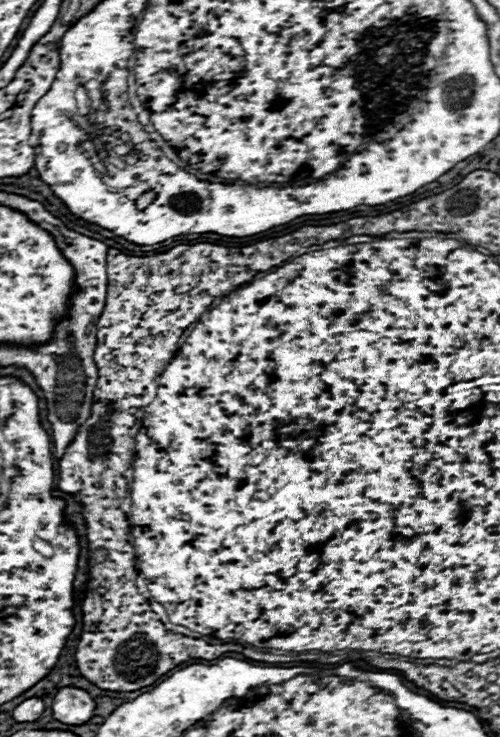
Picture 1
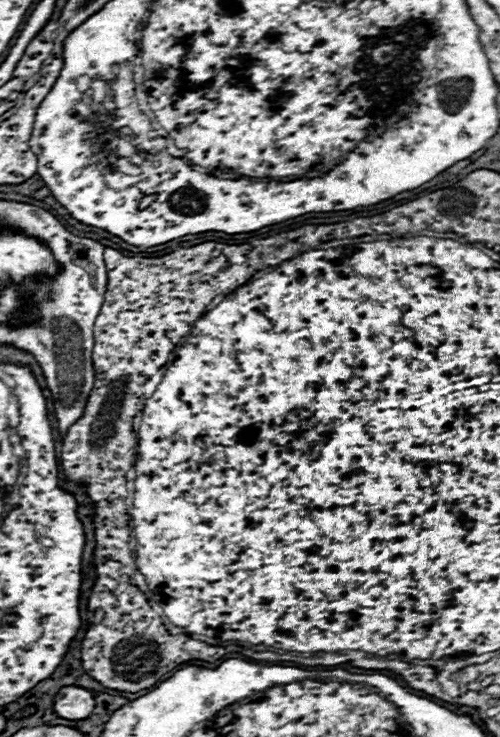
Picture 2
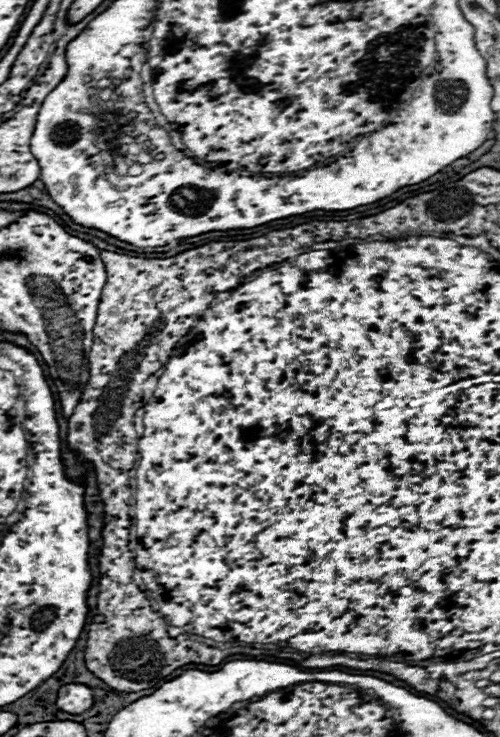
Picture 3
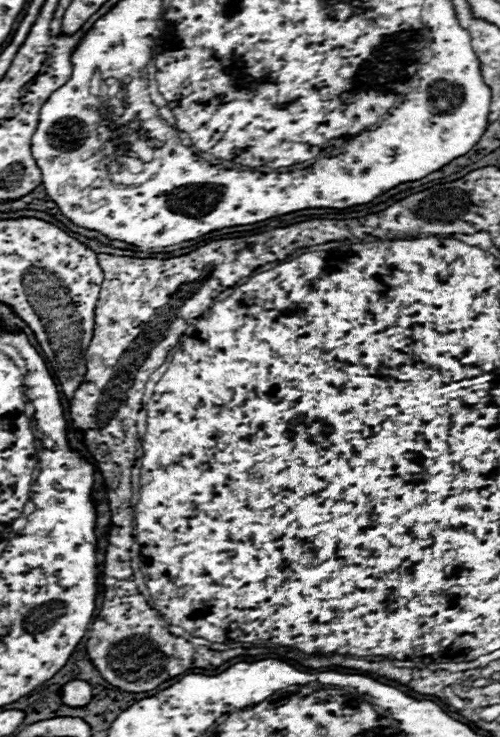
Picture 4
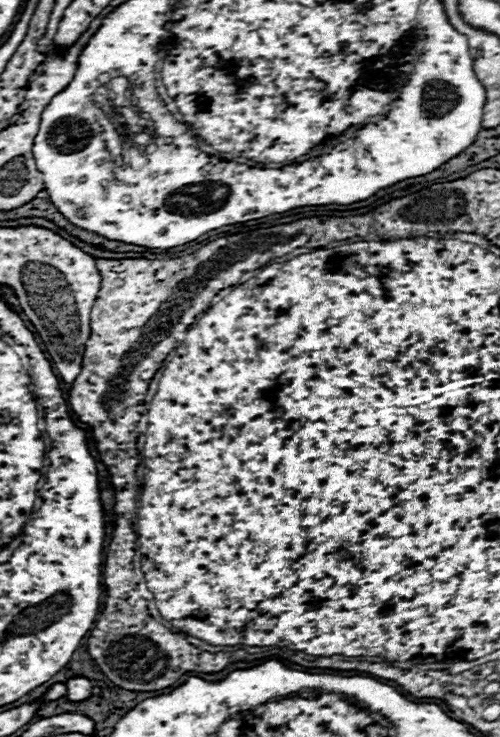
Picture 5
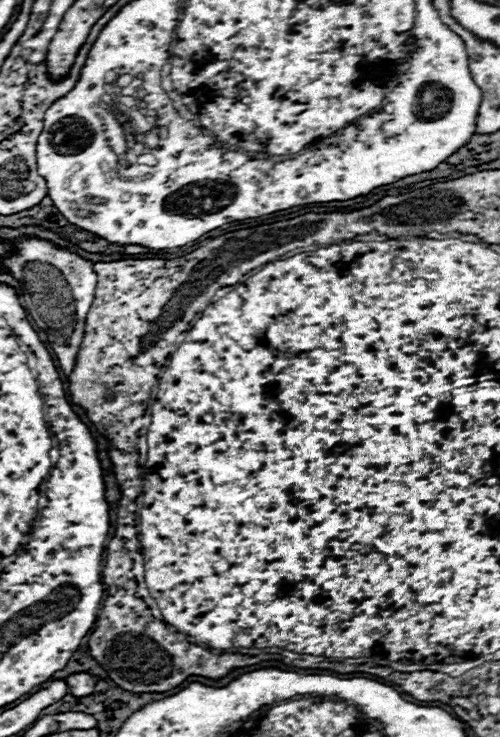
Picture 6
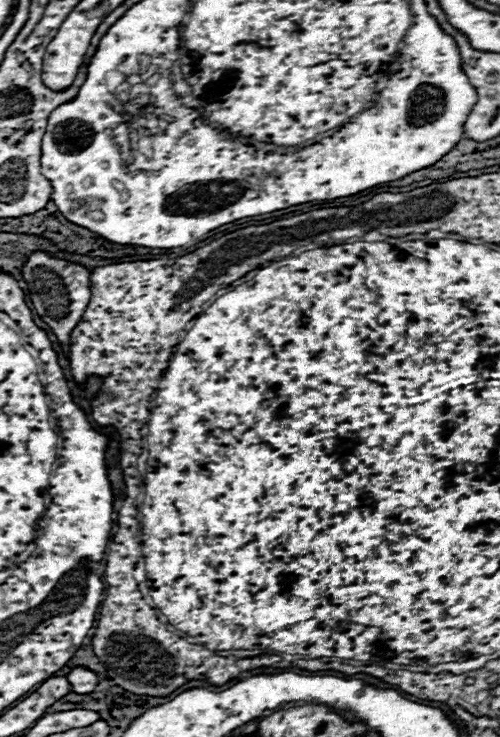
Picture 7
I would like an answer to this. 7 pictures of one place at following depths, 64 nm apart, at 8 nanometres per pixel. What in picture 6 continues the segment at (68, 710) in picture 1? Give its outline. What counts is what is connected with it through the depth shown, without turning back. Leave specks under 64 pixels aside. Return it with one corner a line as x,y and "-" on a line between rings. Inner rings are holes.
78,672
78,674
72,674
70,678
66,678
66,684
68,684
72,696
88,696
88,694
92,694
96,682
98,682
98,678
88,674
88,672

